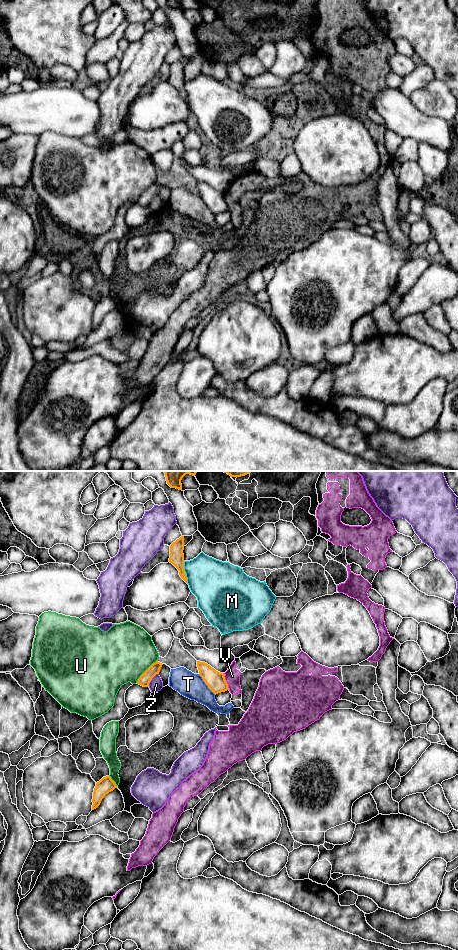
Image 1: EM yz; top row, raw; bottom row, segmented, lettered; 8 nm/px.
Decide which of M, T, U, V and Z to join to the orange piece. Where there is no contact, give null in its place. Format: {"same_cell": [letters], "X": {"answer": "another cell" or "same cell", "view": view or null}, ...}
{"same_cell": [], "M": {"answer": "another cell", "view": "yz"}, "T": {"answer": "another cell", "view": "yz"}, "U": {"answer": "another cell", "view": "yz"}, "V": {"answer": "another cell", "view": "yz"}, "Z": {"answer": "another cell", "view": "yz"}}

